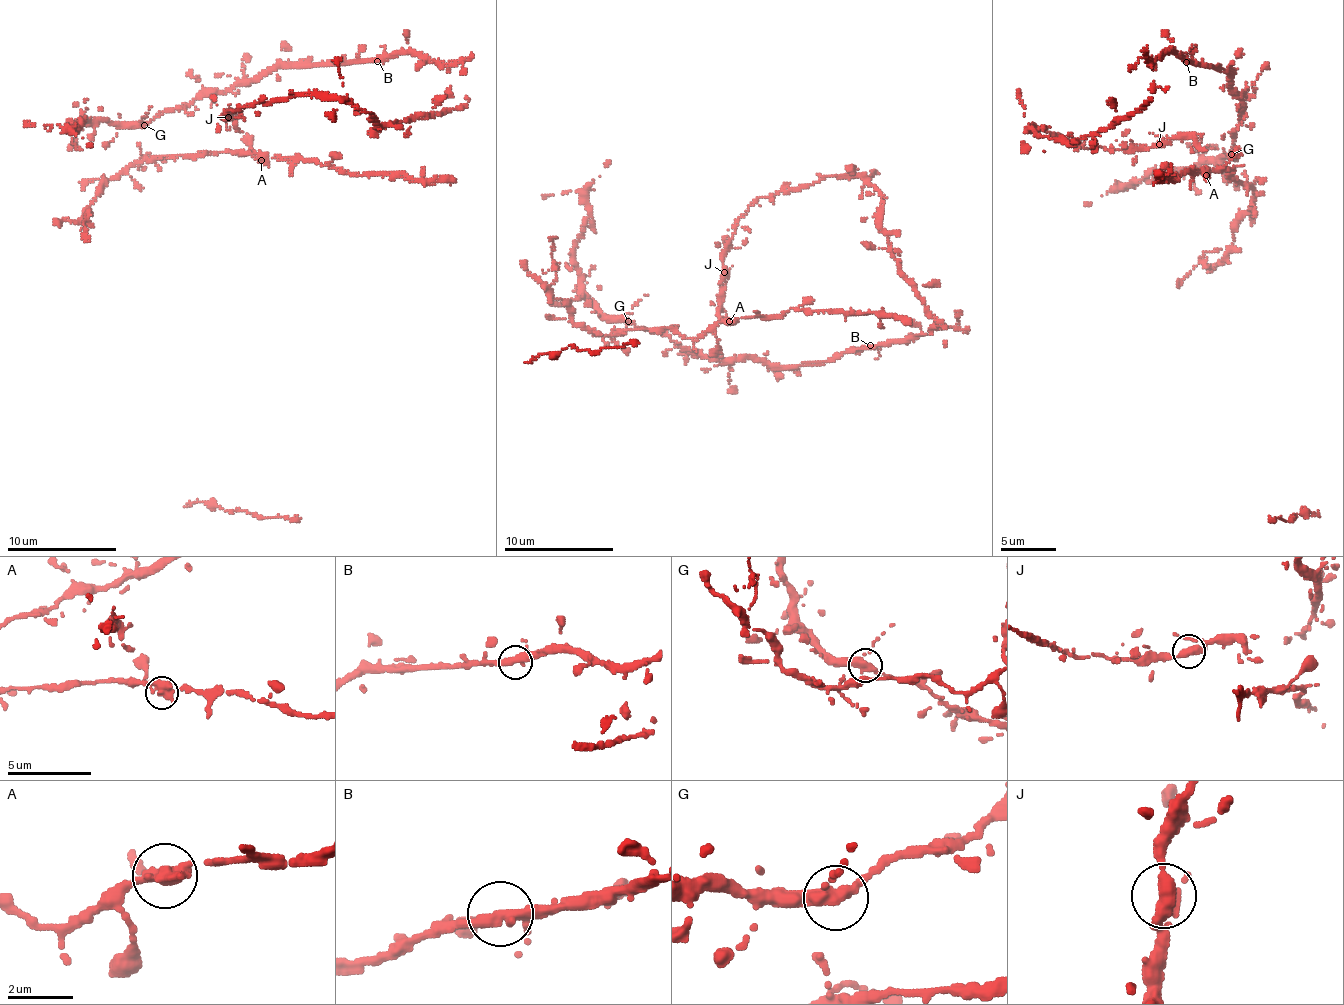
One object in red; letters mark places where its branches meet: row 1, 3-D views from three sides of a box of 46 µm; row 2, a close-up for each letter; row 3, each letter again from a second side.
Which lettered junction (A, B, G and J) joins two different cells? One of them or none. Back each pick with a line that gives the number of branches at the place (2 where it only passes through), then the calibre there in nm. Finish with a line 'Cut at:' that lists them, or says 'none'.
Cut at: none

